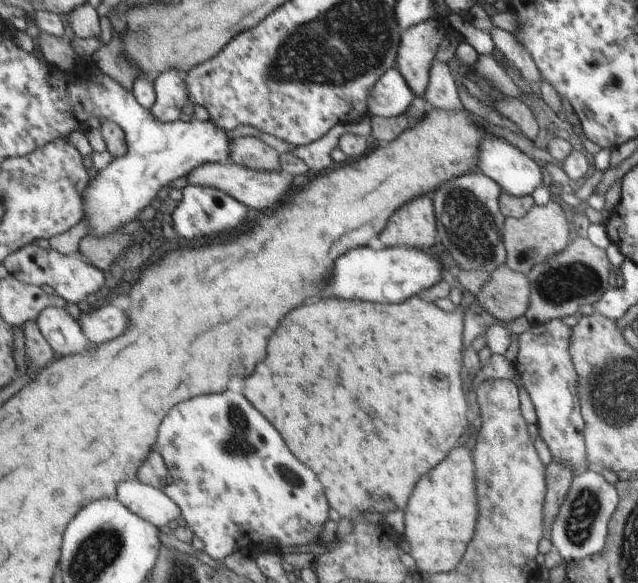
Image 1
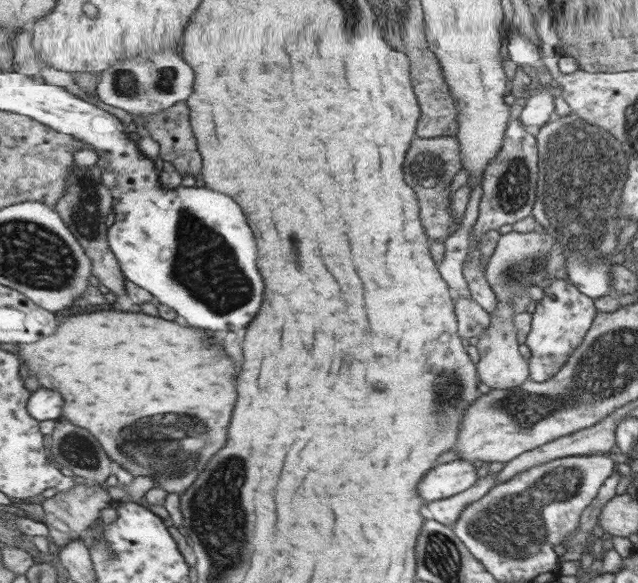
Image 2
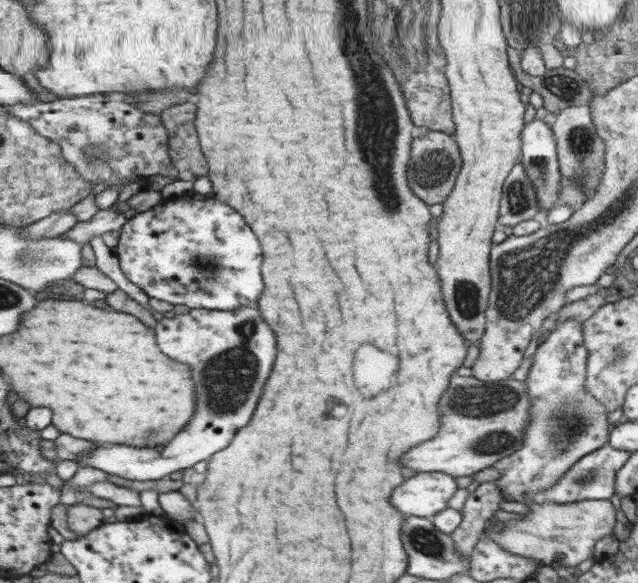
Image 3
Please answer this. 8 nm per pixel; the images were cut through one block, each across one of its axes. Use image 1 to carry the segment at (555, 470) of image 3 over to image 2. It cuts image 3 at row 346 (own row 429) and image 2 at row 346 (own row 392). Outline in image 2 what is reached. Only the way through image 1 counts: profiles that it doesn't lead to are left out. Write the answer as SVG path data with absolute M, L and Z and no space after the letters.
M566 277L554 280L554 283L544 290L544 298L538 300L533 313L531 329L525 342L532 352L529 361L530 378L538 382L553 378L584 342L590 324L596 316L592 298L579 292Z

